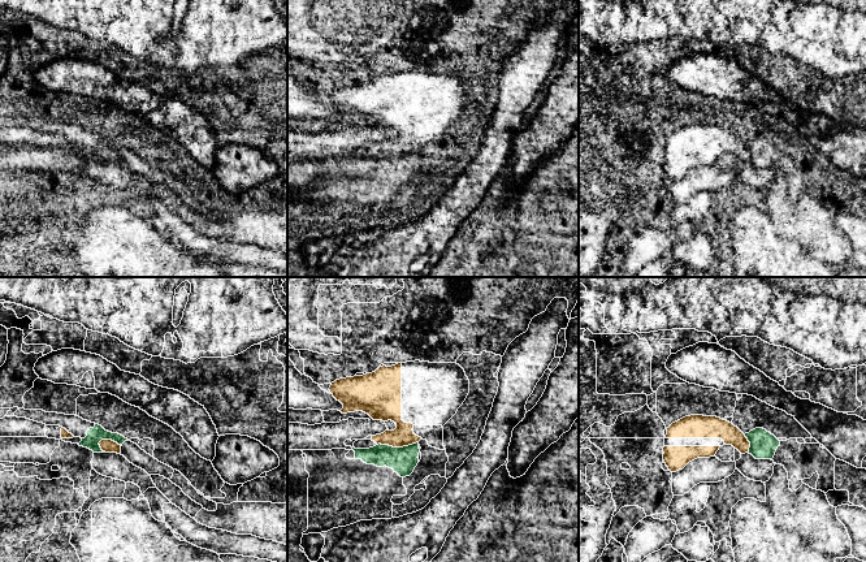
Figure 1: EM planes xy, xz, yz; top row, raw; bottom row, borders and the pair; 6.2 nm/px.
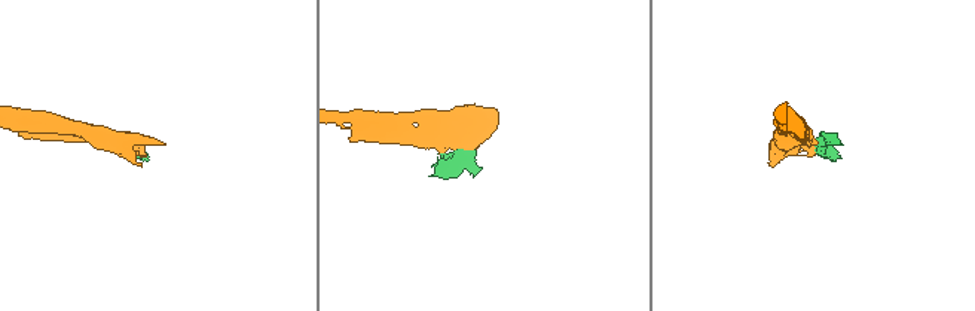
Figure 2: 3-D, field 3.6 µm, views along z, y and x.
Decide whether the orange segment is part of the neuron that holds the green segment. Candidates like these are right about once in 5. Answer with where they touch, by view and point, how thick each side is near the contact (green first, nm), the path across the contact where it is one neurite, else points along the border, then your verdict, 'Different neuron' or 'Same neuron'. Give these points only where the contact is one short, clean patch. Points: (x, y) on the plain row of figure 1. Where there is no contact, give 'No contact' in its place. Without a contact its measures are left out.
Touches green at xz (397, 156). Thickness 160 nm (green) against 140 nm. Boundary: xz (418, 150), (402, 155), (377, 154). Different neuron

